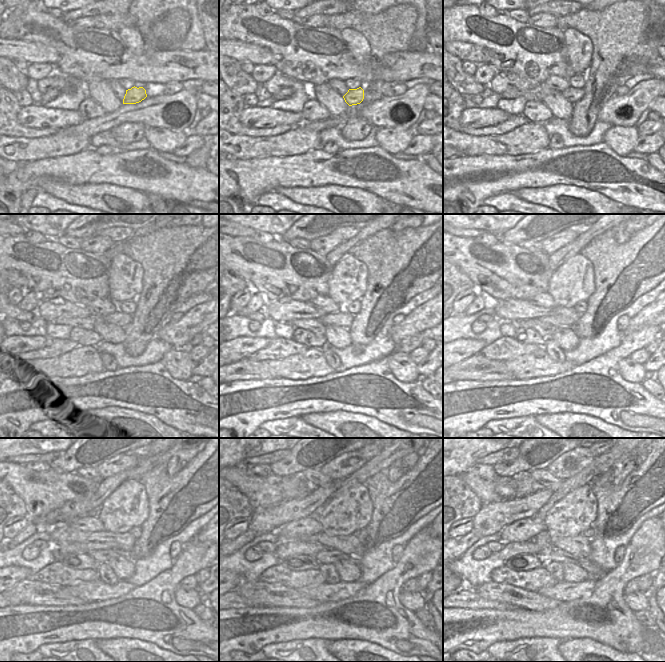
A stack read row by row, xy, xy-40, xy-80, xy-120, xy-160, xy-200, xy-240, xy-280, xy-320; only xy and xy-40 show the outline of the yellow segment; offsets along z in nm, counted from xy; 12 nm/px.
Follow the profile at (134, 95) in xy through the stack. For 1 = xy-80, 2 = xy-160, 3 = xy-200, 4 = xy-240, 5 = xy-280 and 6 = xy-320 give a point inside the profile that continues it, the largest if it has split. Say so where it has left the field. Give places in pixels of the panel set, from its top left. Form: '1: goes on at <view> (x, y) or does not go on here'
1: goes on at xy-80 (573, 95)
2: goes on at xy-160 (341, 319)
3: goes on at xy-200 (558, 320)
4: goes on at xy-240 (64, 549)
5: goes on at xy-280 (285, 548)
6: goes on at xy-320 (509, 550)

